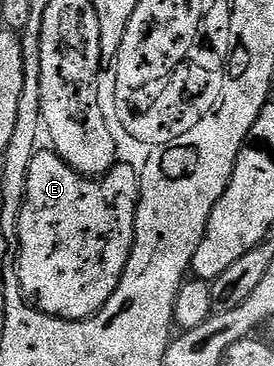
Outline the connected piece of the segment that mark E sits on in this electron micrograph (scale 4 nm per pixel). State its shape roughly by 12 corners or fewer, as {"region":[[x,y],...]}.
{"region":[[29,163],[17,226],[25,300],[86,320],[134,244],[128,168]]}

